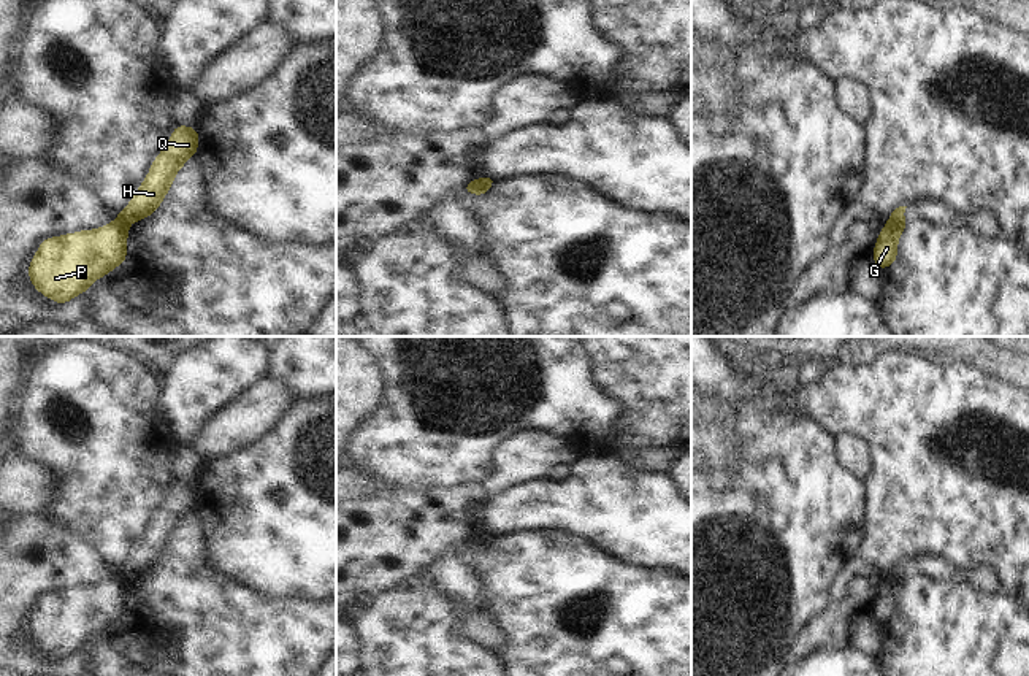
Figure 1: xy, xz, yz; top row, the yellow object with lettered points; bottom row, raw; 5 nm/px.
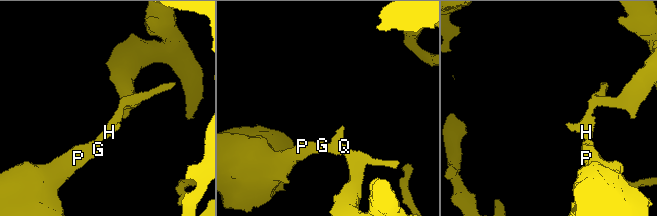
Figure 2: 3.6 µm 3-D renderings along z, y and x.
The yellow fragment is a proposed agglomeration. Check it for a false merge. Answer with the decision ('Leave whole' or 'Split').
Split.

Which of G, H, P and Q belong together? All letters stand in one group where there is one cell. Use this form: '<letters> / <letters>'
G P / H Q

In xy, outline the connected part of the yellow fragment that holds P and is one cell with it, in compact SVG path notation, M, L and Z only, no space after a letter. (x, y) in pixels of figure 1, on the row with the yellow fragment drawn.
M116 219L97 230L81 230L44 240L29 265L32 286L59 305L70 302L75 295L84 294L95 279L106 276L127 259L127 235L128 224Z

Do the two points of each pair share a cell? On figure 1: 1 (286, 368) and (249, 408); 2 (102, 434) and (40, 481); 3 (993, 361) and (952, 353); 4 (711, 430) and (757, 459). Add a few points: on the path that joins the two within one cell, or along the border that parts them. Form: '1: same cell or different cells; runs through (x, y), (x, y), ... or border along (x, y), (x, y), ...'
1: different cells; border along (270, 376), (283, 380), (294, 391), (298, 402)
2: different cells; border along (19, 456), (42, 460), (64, 478), (49, 506)
3: same cell; runs through (983, 354), (961, 353)
4: different cells; border along (726, 411), (722, 419), (738, 435), (730, 483)

